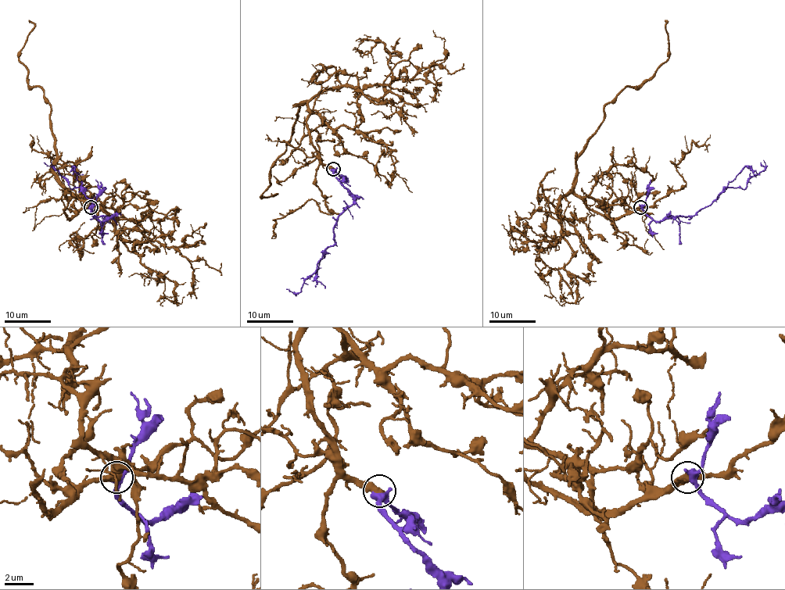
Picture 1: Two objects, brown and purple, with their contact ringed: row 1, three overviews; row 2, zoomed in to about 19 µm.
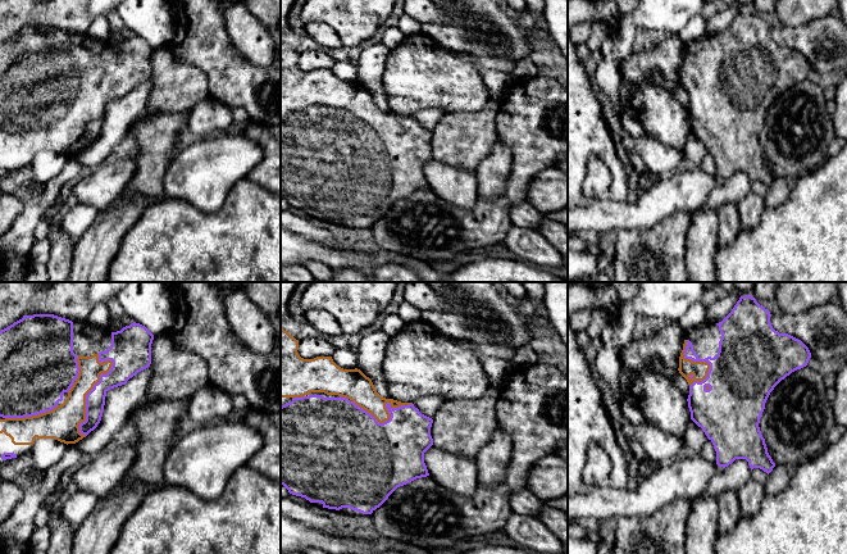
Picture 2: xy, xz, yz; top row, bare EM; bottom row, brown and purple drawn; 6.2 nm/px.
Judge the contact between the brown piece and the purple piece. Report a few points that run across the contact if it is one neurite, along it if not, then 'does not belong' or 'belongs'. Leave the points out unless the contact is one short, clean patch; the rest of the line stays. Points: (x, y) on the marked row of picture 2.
belongs

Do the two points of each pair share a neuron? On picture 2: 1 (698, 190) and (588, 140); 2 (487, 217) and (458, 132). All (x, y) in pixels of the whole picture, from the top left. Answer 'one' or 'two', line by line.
1: two
2: two

